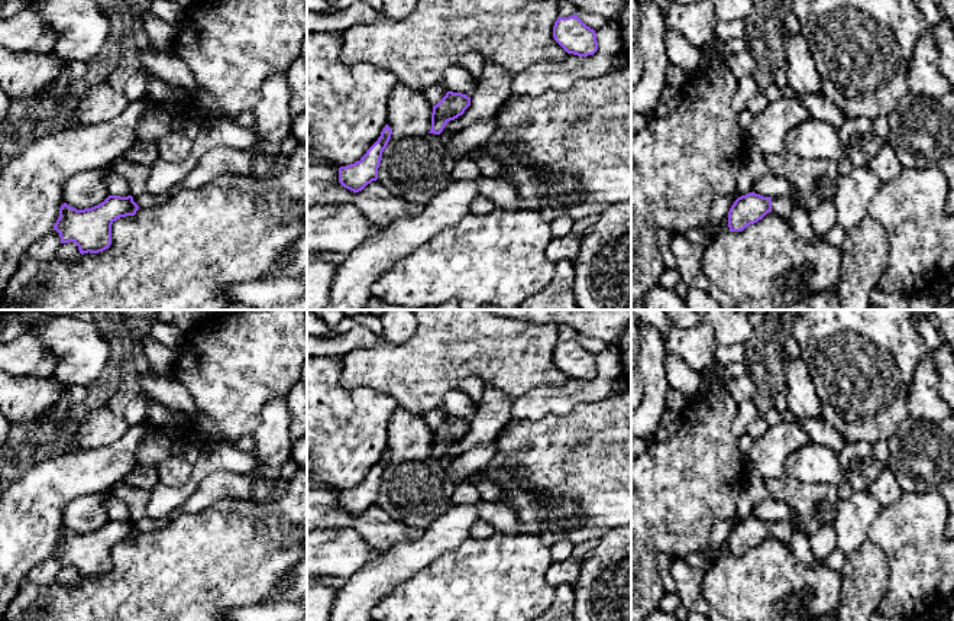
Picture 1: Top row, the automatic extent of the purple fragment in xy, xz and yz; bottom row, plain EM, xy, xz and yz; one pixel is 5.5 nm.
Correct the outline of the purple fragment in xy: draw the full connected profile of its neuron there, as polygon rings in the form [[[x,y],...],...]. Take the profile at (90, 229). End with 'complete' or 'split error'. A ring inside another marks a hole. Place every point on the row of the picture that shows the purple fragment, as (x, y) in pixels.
[[[109,195],[98,206],[84,210],[64,203],[54,230],[59,233],[61,243],[74,242],[81,255],[98,253],[111,245],[111,224],[120,217],[135,216],[138,210],[132,195]]] | complete

